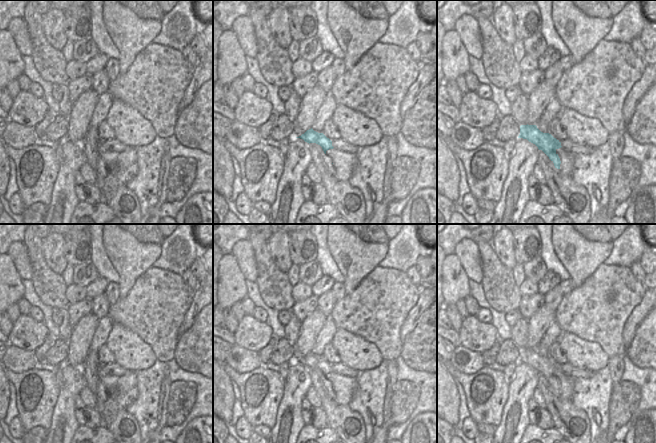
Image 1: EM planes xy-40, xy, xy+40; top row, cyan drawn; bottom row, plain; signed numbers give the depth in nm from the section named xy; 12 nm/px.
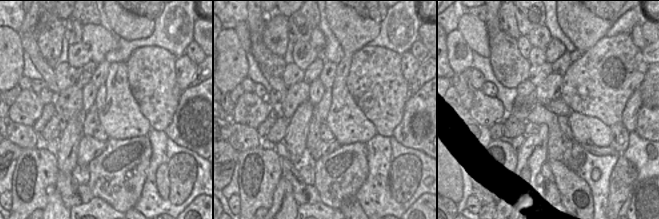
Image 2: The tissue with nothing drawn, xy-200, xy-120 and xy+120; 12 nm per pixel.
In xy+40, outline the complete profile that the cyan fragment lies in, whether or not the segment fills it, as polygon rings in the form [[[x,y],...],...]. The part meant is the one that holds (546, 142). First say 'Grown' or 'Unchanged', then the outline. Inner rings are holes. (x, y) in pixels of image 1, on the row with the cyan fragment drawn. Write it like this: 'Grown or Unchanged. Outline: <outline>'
Grown. Outline: [[[521,125],[518,138],[527,139],[542,150],[563,175],[572,175],[574,155],[565,151],[561,142],[549,133],[541,132],[536,125]]]

